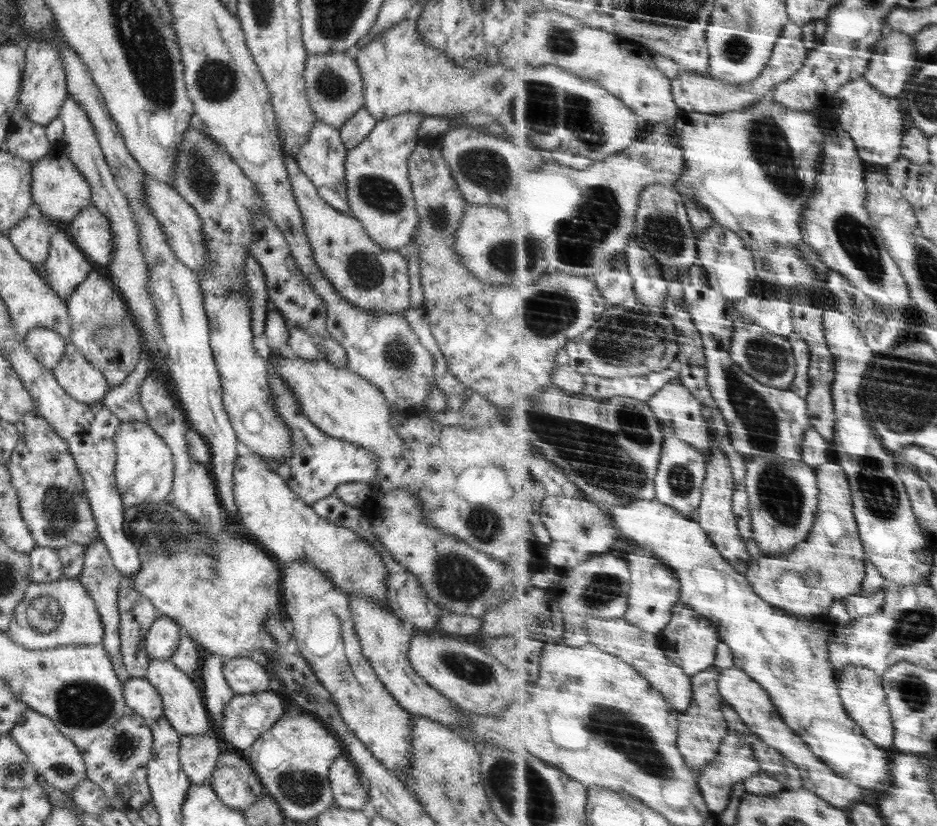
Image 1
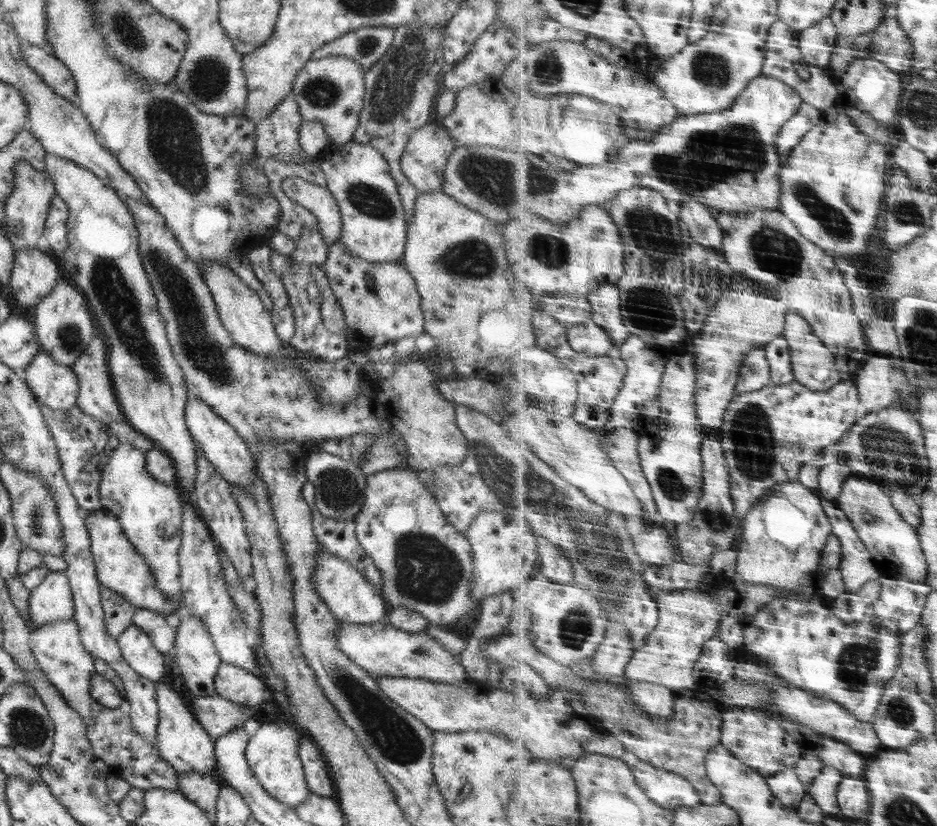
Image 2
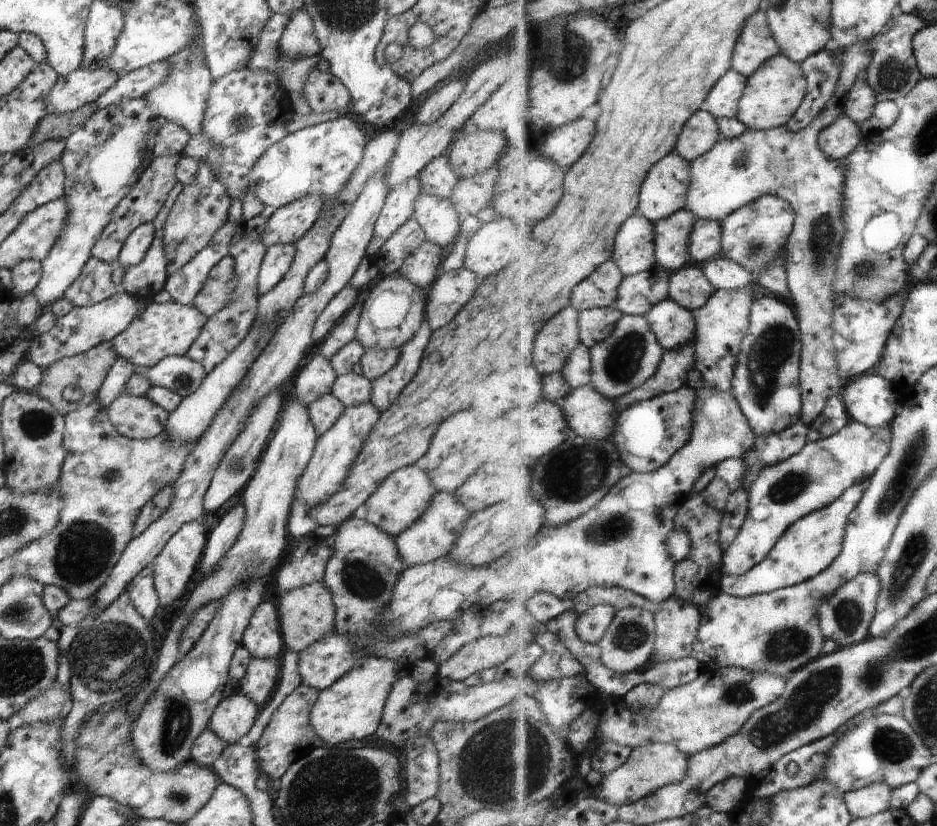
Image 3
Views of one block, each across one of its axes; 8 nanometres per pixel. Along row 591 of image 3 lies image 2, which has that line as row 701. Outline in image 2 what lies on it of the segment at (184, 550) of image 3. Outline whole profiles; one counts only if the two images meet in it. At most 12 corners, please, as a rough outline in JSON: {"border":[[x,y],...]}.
{"border":[[155,682],[158,755],[176,774],[211,774],[213,739]]}

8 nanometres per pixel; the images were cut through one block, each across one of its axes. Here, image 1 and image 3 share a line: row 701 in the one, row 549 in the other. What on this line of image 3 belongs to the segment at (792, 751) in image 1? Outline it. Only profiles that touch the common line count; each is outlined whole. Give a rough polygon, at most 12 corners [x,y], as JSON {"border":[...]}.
{"border":[[851,421],[769,465],[725,572],[761,564],[799,520],[867,485],[892,426]]}

